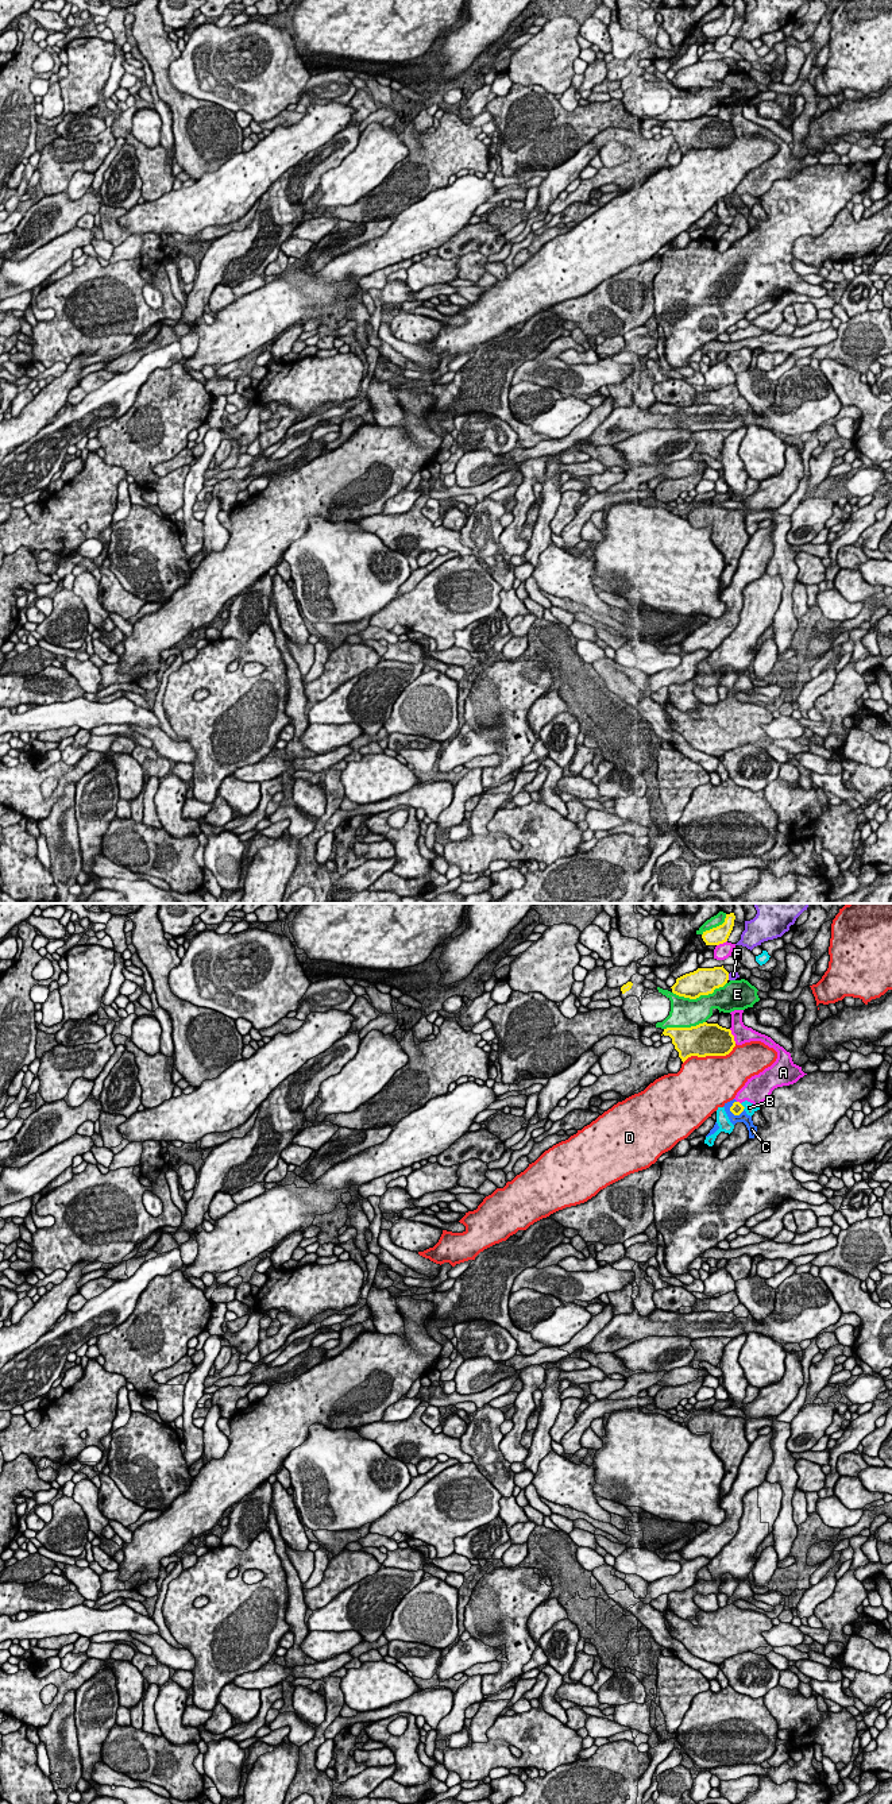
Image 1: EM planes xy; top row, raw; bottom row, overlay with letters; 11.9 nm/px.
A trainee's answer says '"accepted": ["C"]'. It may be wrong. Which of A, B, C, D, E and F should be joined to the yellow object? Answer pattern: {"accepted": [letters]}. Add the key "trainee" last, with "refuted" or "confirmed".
{"accepted": [], "trainee": "refuted"}

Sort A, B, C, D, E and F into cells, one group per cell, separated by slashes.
A C / B / D / E / F

